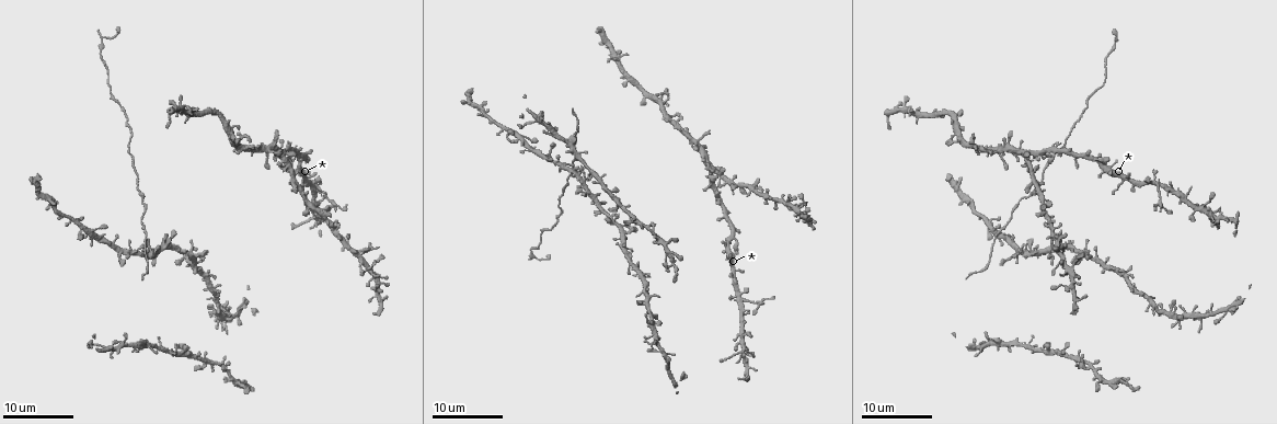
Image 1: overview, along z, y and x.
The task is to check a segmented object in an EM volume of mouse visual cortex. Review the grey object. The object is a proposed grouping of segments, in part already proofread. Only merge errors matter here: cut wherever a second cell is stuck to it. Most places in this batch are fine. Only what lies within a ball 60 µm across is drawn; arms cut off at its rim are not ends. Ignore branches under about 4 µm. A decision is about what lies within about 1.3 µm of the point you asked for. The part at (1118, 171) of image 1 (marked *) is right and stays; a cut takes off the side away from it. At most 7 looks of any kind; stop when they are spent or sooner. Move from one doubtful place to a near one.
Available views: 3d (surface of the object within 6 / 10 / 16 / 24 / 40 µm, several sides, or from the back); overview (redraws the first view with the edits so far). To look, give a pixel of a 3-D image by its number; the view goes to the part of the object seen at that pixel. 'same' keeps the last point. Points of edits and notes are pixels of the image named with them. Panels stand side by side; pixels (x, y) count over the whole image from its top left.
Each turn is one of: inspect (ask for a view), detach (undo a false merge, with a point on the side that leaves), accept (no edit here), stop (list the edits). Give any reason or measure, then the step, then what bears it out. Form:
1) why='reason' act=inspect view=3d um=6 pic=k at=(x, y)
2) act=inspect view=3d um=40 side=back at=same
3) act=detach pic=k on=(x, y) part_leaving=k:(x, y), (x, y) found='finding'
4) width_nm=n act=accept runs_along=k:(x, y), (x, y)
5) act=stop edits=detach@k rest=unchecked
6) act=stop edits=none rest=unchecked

act=inspect view=3d um=16 pic=1 at=(978, 153)

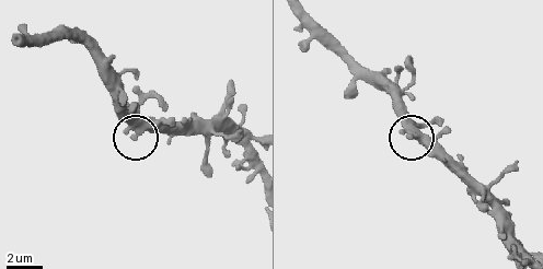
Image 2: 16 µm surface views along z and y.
act=inspect view=3d um=10 pic=2 at=(406, 134)

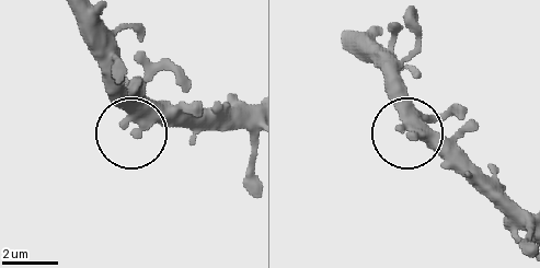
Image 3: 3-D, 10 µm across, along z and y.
act=accept found='continuous, no second cell'

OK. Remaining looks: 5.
why='four or more arms meet' act=inspect view=3d um=16 pic=1 at=(281, 160)

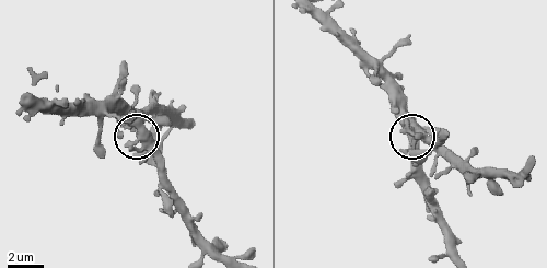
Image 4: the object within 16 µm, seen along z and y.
act=inspect view=3d um=6 pic=4 at=(415, 130)

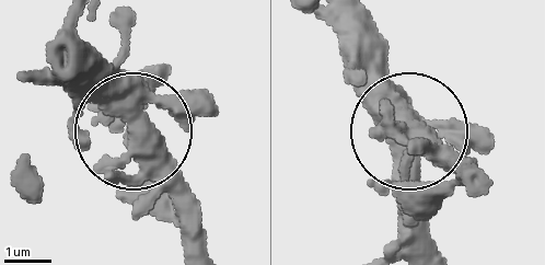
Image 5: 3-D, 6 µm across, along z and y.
why='other side' act=inspect view=3d um=6 side=back pic=5 at=(134, 130)

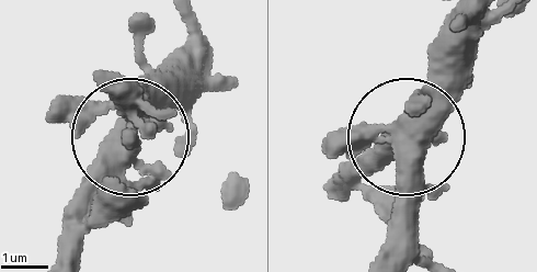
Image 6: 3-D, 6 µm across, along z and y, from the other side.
side_arm_um=30 arms=5 act=accept found='one cell here'

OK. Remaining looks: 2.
why='narrows sharply' act=inspect view=3d um=24 pic=1 at=(571, 110)

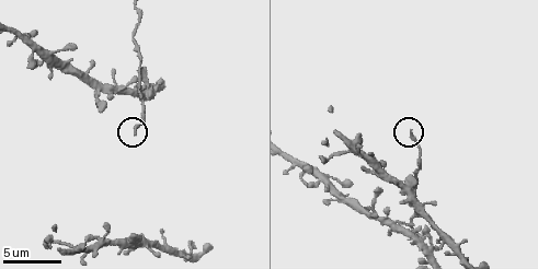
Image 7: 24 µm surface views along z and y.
why='zoom in' act=inspect view=3d um=6 pic=7 at=(133, 134)

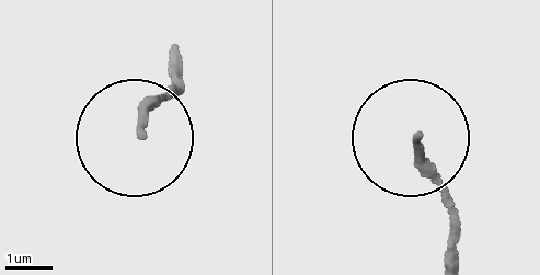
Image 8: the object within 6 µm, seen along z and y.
act=accept found='all the same cell'

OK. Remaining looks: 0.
act=stop edits=none rest=unchecked

